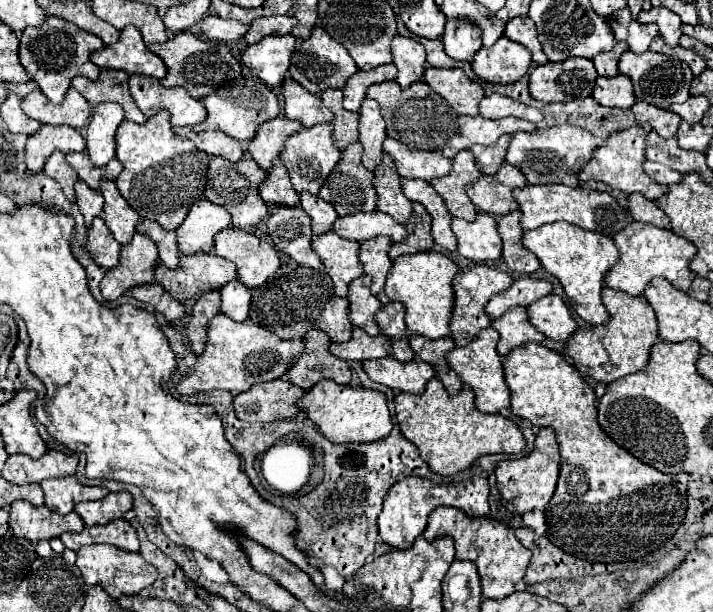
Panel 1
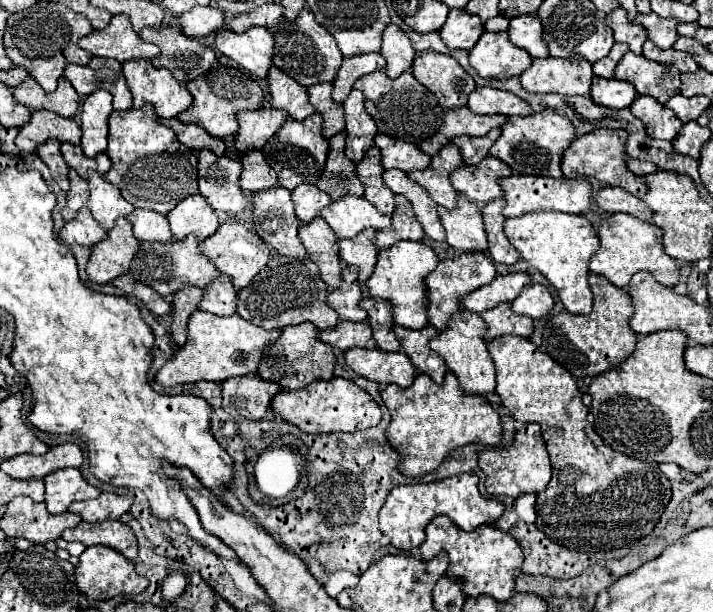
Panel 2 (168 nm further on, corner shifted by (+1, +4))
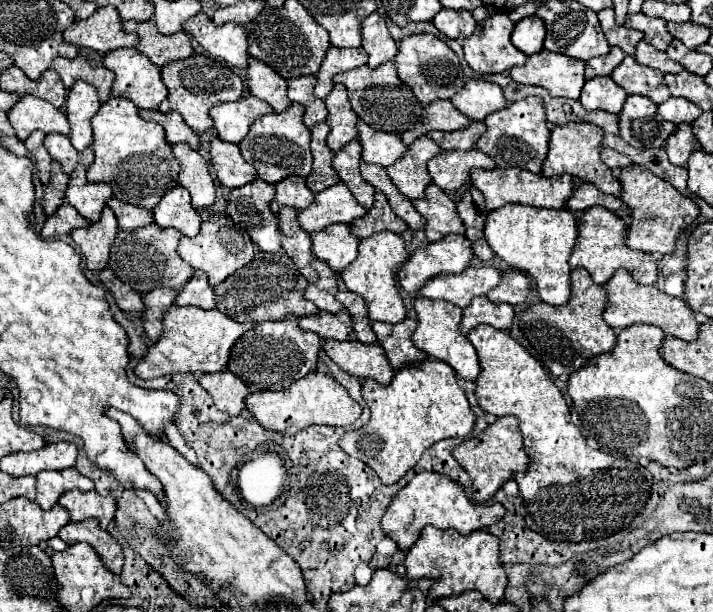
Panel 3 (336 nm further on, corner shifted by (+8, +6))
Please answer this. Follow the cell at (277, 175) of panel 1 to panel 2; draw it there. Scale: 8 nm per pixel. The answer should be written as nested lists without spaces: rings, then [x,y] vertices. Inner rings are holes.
[[[251,150],[251,154],[245,154],[241,158],[241,162],[243,162],[243,172],[241,172],[239,186],[245,192],[255,194],[259,190],[269,190],[269,188],[277,188],[279,186],[277,174],[269,166],[269,162],[265,160],[261,150]]]

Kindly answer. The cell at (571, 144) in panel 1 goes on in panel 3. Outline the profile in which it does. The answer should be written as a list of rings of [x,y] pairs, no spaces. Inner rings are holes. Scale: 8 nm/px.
[[[528,96],[518,102],[510,102],[506,108],[488,114],[484,118],[484,124],[486,132],[478,138],[476,148],[488,154],[496,162],[496,166],[500,168],[516,166],[534,174],[540,172],[544,156],[548,154],[548,140],[550,140],[550,124],[546,120],[540,98]]]

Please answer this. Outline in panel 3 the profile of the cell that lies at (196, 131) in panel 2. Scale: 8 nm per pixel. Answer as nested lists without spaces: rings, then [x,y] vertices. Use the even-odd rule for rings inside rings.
[[[140,110],[140,116],[144,120],[160,120],[160,124],[164,126],[164,132],[166,132],[166,140],[168,144],[178,144],[178,142],[184,142],[188,144],[190,148],[198,150],[200,148],[200,142],[198,142],[198,134],[192,132],[192,128],[188,128],[184,124],[184,120],[180,120],[180,114],[178,112],[166,112],[162,116],[162,112],[158,112],[158,116],[154,114],[154,110]]]

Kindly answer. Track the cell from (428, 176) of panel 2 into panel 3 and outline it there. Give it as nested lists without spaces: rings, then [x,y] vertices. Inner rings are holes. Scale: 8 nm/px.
[[[420,136],[408,146],[406,154],[400,160],[386,168],[390,180],[408,198],[424,196],[424,188],[432,182],[426,170],[426,160],[440,152],[440,146],[436,146],[430,136]]]

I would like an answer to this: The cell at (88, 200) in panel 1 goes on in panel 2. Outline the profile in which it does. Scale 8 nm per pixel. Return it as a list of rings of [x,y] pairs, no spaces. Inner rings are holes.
[[[75,170],[69,172],[69,182],[71,190],[67,192],[67,208],[63,210],[63,218],[67,222],[71,222],[71,218],[75,218],[77,212],[89,202],[89,186]]]

